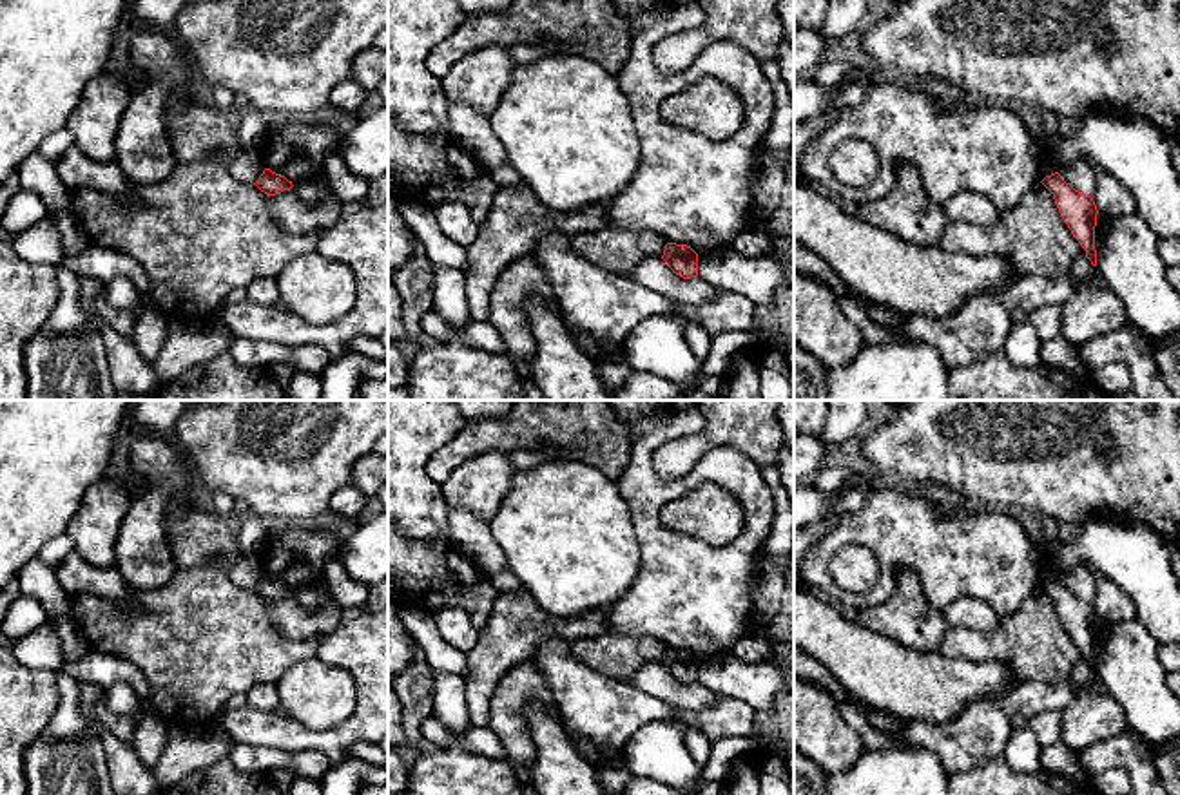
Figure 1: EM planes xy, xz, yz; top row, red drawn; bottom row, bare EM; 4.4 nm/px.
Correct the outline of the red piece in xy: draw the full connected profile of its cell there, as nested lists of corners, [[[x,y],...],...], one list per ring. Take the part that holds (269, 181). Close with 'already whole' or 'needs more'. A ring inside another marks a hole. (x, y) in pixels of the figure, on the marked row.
[[[265,168],[254,185],[268,196],[281,194],[281,192],[290,190],[294,187],[292,181],[288,181],[281,174],[272,172],[270,168]]]; already whole

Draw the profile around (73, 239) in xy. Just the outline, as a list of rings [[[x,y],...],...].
[[[47,214],[47,219],[62,239],[62,261],[73,259],[89,244],[74,214]]]

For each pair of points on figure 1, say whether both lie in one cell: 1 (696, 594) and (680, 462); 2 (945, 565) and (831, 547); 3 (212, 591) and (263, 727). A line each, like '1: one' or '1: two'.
1: two
2: one
3: two

